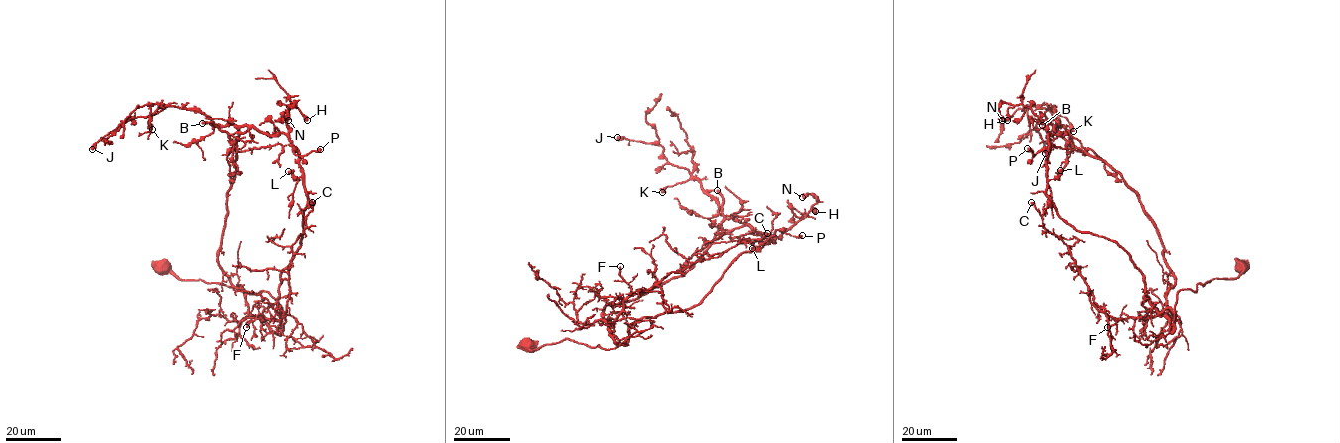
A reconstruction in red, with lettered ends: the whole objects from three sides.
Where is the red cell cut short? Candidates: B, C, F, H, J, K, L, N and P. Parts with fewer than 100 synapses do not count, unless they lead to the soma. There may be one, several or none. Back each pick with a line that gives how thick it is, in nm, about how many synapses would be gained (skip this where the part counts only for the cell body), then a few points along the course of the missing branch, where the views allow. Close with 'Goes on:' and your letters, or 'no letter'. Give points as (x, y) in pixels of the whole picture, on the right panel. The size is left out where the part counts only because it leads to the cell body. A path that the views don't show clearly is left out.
B: Thickness 480 nm. Roughly 160 synapses. Course of what is missing: (1042, 125), (1038, 122), (1046, 124), (1051, 160), (1046, 167), (1022, 170), (1011, 183), (1010, 178)
Goes on: B

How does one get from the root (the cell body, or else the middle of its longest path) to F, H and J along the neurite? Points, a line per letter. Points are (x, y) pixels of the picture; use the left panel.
F: (160, 267), (184, 280), (268, 292), (282, 313), (271, 305), (264, 308), (265, 318), (259, 314), (246, 327)
H: (160, 267), (184, 280), (266, 291), (282, 313), (281, 275), (300, 243), (307, 198), (289, 107), (307, 120)
J: (160, 267), (266, 291), (282, 313), (307, 198), (298, 151), (174, 106), (92, 149)

